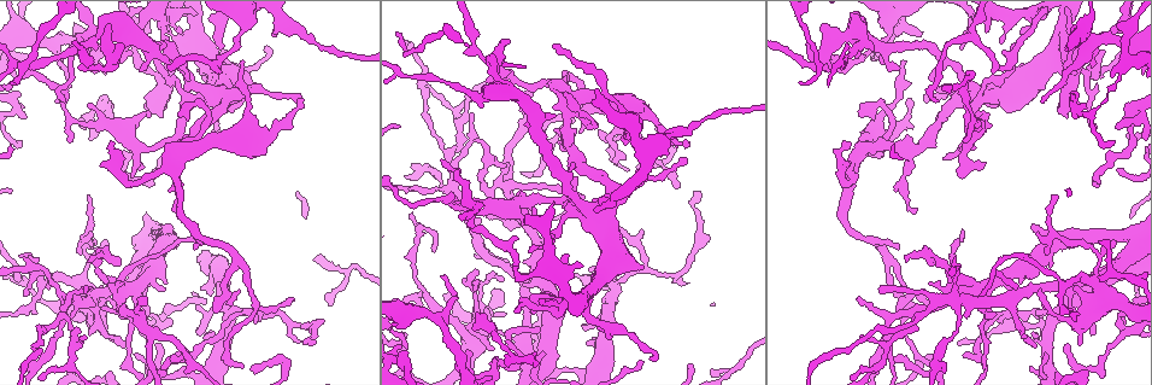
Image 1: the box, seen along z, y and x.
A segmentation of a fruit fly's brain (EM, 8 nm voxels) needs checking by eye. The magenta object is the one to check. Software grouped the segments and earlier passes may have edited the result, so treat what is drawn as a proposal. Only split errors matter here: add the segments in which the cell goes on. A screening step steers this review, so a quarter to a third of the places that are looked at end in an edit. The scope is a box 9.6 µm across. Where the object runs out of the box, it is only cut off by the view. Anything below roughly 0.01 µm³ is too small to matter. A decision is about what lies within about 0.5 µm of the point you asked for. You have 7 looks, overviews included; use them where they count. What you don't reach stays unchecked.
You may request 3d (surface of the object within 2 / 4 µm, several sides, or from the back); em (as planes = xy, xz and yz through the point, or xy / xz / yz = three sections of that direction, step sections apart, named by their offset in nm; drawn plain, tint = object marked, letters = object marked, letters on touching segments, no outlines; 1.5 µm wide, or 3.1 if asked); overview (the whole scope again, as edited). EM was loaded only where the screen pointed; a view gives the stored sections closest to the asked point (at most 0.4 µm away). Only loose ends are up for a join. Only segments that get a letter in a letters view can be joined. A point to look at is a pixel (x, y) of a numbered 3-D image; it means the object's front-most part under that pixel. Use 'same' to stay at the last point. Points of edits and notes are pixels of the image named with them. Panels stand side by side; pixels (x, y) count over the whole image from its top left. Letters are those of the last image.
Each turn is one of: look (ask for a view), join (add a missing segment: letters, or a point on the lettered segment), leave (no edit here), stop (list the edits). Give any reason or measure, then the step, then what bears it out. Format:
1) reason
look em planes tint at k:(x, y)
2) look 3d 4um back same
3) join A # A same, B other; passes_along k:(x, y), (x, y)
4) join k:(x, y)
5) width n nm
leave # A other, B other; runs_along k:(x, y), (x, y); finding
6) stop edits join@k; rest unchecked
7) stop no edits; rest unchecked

tapers out
look em planes plain at 1:(58, 103)

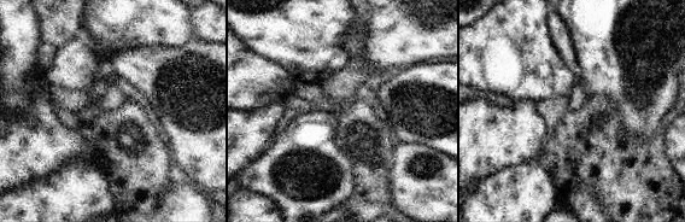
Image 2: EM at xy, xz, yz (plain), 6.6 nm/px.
with the object marked
look em planes tint same

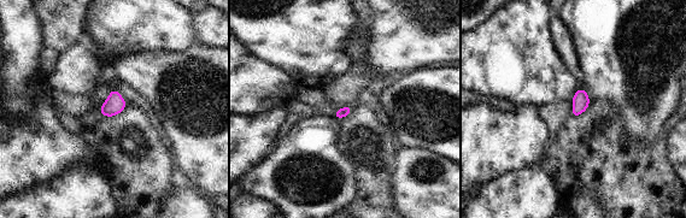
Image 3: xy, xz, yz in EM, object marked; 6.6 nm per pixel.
look em planes letters same

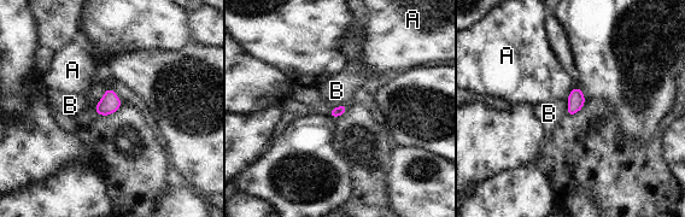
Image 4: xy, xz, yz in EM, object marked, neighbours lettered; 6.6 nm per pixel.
longest_contact B 100 nm
leave # A other, B other; none of them fits

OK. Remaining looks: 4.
stops while still wide
look em planes letters at 1:(1011, 289)

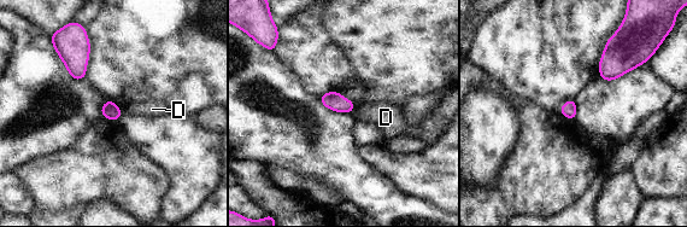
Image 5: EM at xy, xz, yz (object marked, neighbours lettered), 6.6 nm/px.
leave # D other; border 5:(356, 108), (350, 111); no lettered segment goes on from it

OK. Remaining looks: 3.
free end
look 3d 2um back at 1:(961, 343)

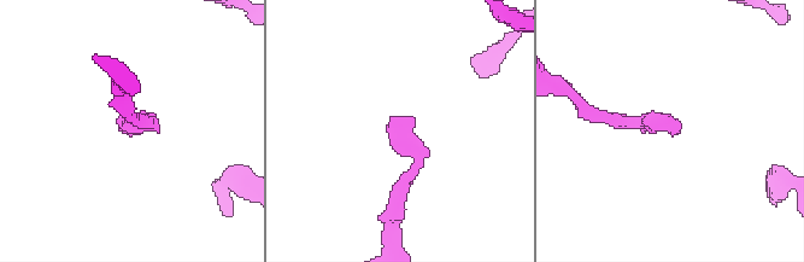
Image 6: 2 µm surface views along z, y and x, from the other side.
look em planes letters at 6:(387, 125)

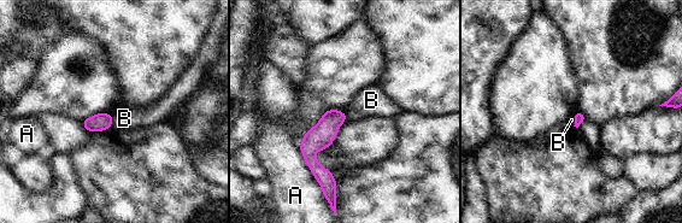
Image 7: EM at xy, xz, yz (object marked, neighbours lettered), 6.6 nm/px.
longest_contact A 360 nm
leave # A other, B other; none of them fits

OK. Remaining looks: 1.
stop no edits; rest unchecked

